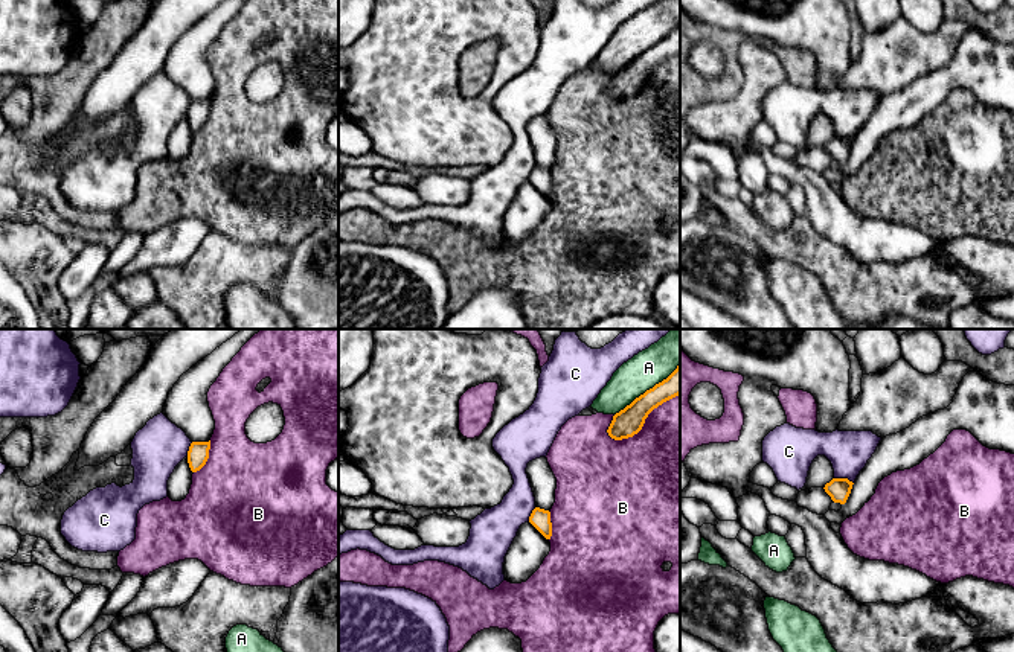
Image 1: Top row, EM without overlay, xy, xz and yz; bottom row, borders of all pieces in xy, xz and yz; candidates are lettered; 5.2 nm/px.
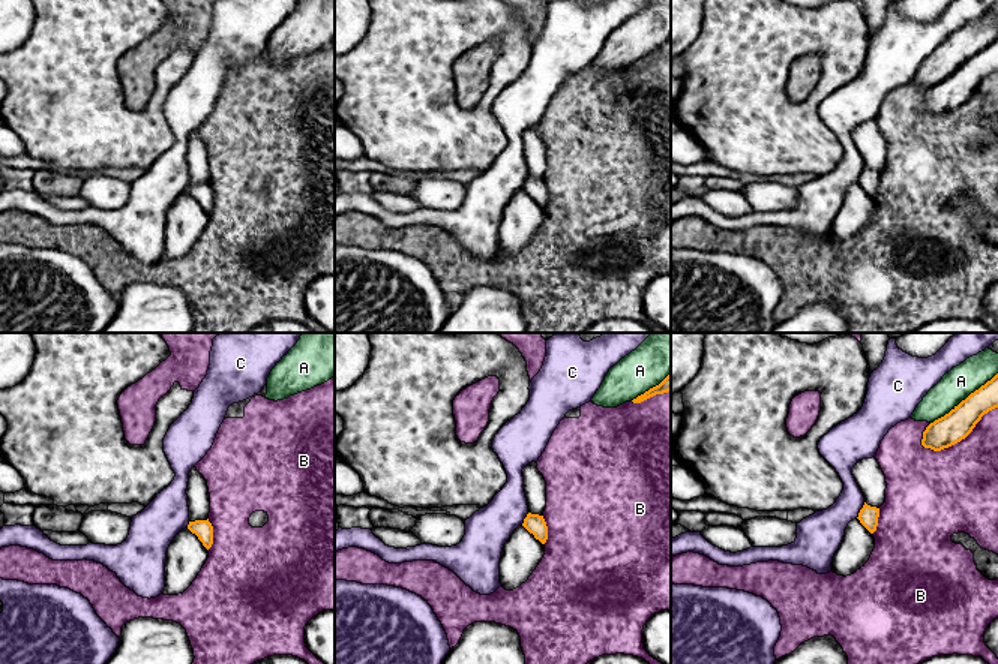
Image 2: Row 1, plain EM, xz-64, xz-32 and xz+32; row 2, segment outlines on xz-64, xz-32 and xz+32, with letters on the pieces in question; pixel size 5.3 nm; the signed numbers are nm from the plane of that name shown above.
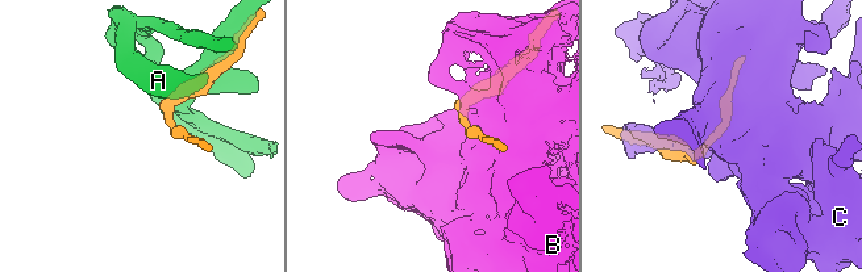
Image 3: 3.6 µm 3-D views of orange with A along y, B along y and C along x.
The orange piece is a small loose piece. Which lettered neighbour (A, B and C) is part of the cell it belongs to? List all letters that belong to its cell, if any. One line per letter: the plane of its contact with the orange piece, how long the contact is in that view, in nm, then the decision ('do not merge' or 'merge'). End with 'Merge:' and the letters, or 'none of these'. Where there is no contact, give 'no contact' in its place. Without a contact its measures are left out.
A: contact in xz; length 440 nm; do not merge
B: contact in xz; length 440 nm; do not merge
C: contact in yz; length 110 nm; do not merge
Merge: none of these

